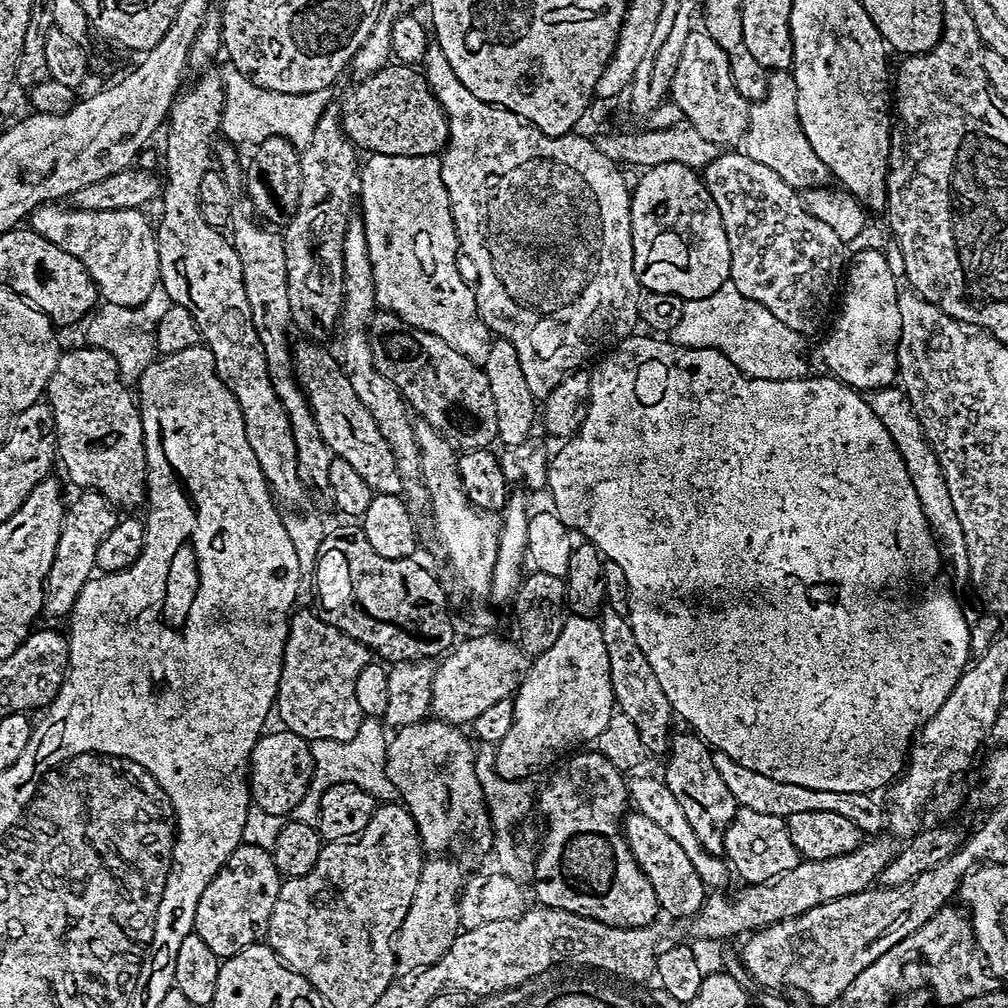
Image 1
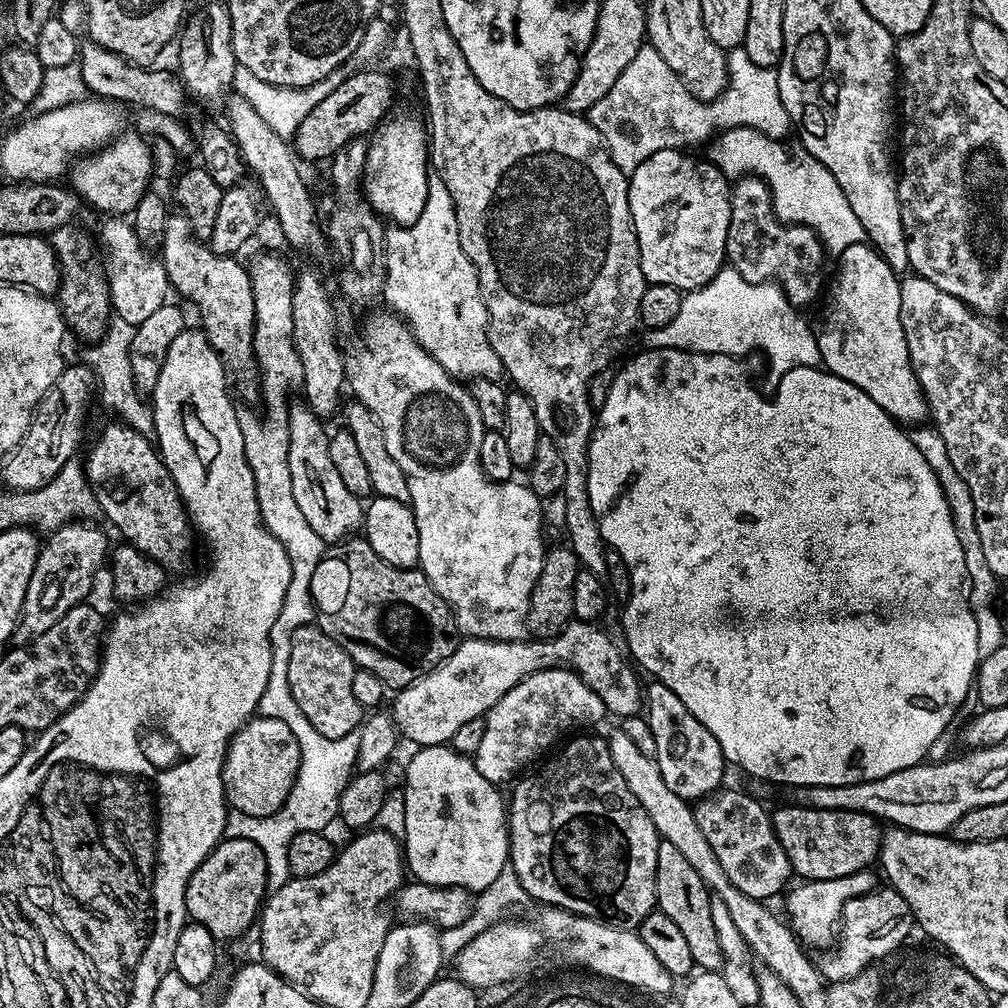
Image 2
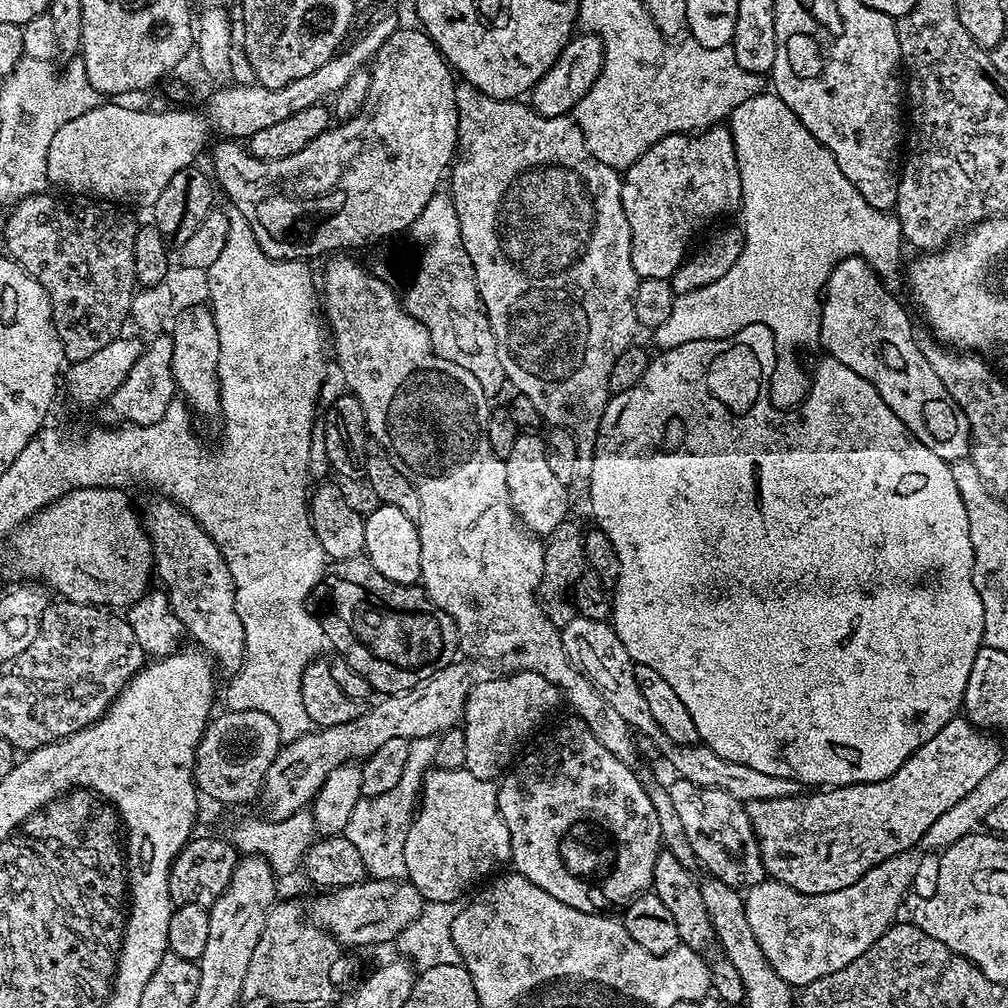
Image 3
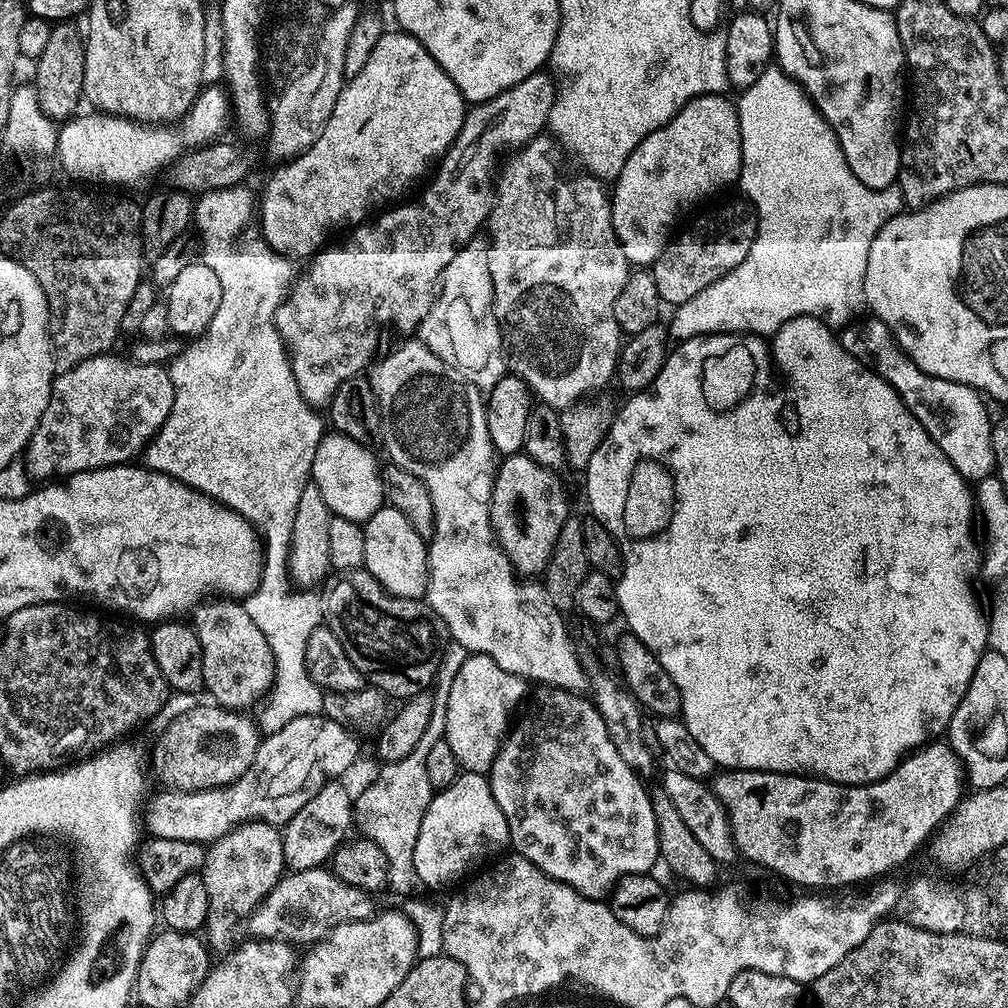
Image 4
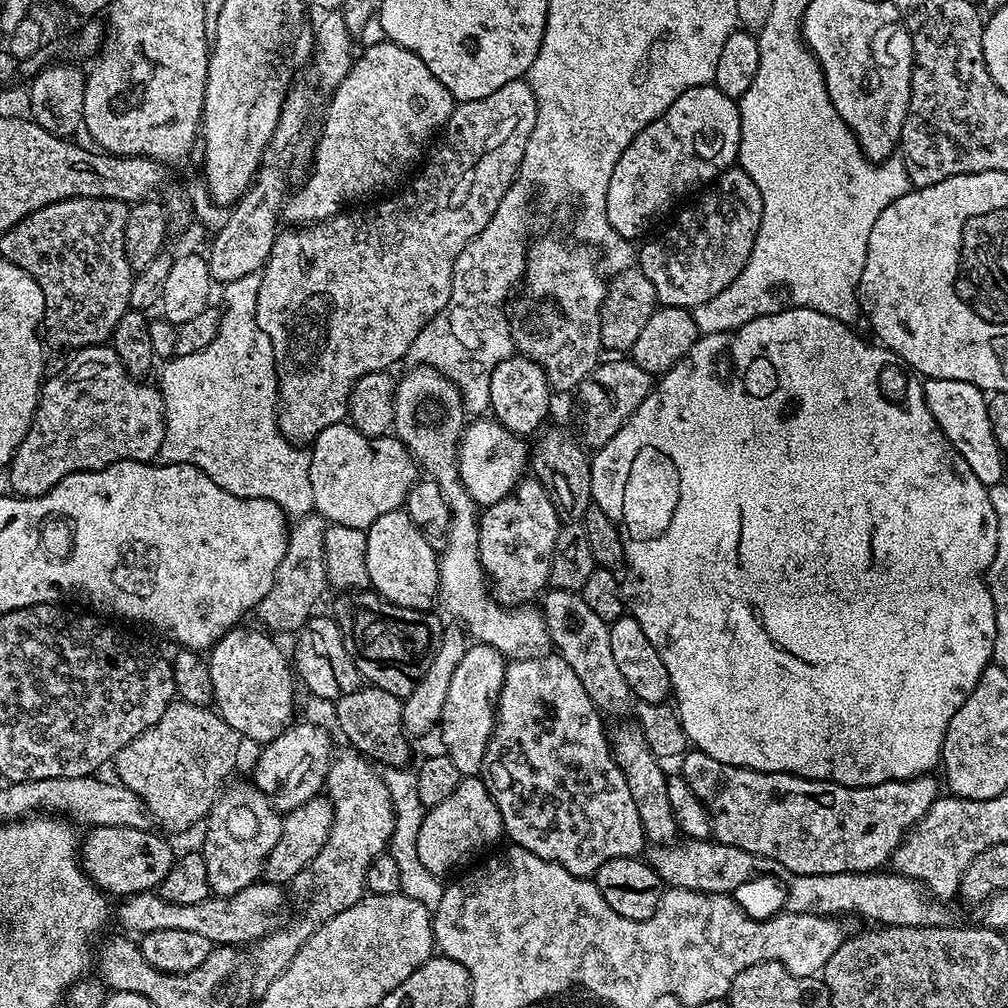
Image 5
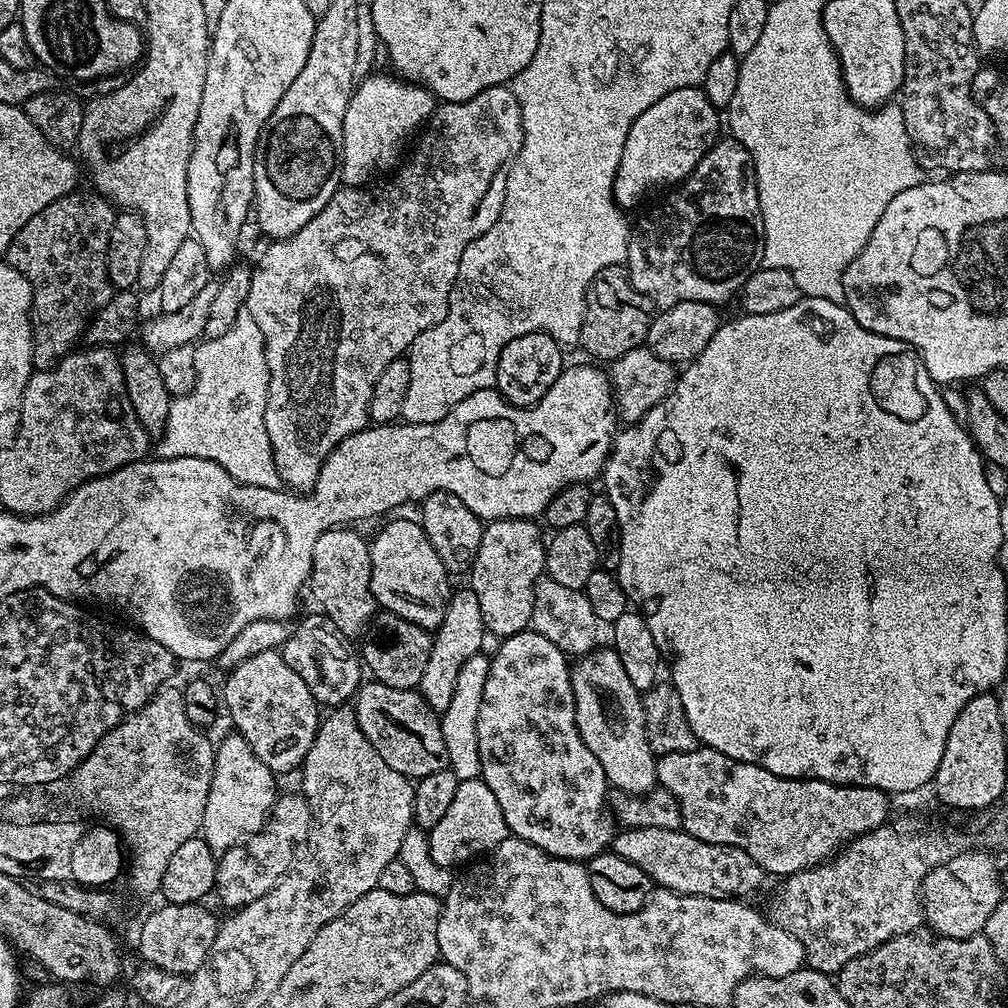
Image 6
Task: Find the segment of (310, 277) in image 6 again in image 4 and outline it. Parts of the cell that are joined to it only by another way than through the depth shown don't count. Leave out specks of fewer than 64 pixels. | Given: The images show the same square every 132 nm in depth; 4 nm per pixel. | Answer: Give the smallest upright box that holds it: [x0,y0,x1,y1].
[276,70,558,405]

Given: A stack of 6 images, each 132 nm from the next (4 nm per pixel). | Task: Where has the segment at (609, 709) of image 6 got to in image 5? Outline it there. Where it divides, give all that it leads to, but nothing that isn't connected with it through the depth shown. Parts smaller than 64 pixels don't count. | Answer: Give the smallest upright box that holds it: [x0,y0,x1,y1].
[610,722,677,845]

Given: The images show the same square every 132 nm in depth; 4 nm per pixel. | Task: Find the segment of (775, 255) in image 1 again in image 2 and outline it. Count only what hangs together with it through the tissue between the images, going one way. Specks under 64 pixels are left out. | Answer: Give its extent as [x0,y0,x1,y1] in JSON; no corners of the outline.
[726,176,826,310]

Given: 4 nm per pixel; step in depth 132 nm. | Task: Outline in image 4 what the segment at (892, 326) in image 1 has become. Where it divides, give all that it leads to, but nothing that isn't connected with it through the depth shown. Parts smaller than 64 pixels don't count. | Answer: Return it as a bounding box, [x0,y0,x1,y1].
[838,318,996,482]

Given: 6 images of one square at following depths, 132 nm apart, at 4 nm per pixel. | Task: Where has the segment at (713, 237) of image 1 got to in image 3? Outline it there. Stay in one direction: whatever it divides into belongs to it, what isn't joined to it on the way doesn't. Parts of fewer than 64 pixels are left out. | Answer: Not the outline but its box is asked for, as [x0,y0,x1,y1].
[622,126,742,280]

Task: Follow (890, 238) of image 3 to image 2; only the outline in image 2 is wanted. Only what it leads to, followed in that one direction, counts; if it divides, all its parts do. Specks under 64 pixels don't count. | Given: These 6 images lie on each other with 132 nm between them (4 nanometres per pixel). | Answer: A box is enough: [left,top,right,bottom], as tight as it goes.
[643,128,865,385]

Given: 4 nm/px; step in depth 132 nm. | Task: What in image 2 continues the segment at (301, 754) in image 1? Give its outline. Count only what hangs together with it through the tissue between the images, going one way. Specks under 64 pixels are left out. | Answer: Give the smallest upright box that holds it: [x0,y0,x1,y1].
[222,714,298,816]

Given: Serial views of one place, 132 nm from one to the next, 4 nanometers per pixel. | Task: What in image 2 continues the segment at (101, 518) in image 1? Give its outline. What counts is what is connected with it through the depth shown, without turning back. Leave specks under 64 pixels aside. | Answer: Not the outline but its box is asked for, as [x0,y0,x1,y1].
[15,522,110,641]

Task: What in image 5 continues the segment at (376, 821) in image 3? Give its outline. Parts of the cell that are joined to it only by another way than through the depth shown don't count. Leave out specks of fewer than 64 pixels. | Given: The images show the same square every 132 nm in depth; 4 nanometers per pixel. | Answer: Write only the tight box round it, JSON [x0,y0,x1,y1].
[383,768,445,912]

